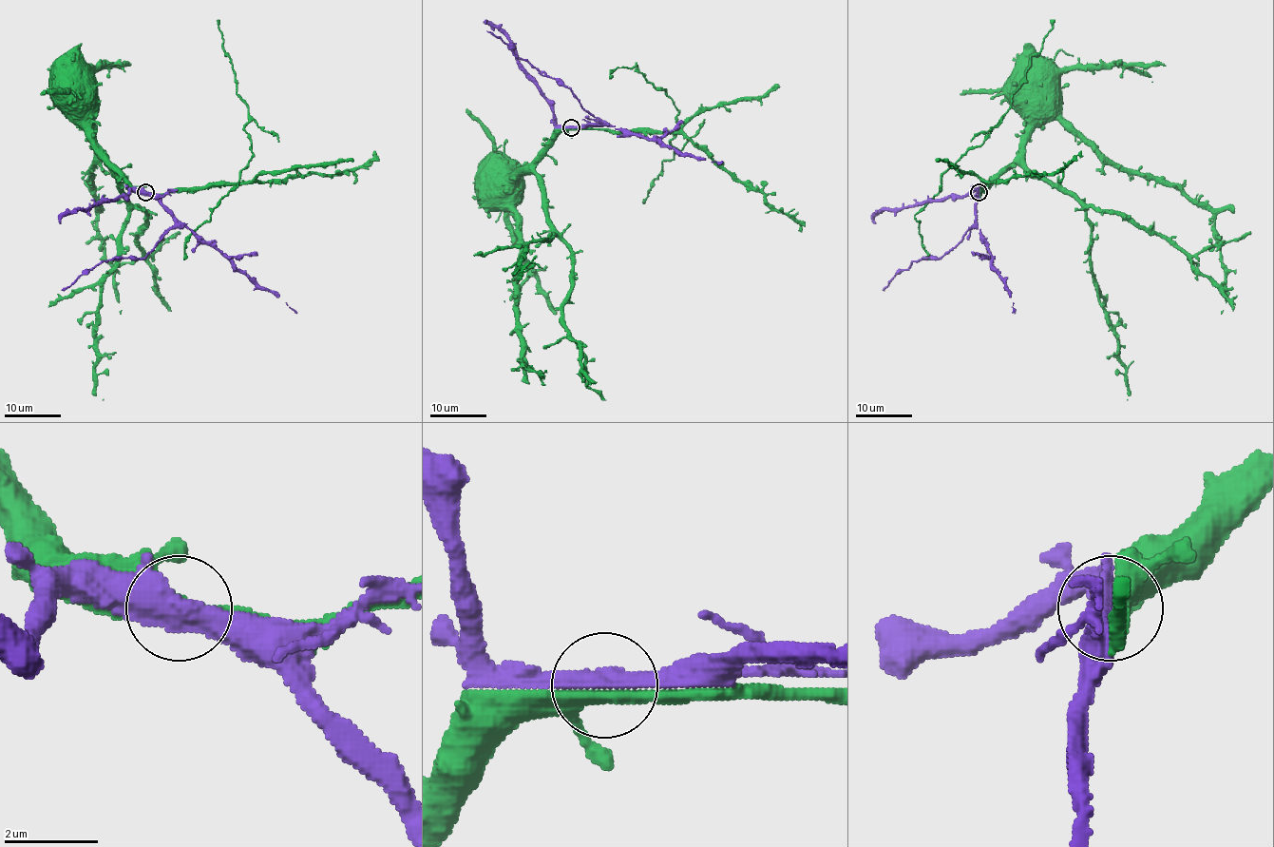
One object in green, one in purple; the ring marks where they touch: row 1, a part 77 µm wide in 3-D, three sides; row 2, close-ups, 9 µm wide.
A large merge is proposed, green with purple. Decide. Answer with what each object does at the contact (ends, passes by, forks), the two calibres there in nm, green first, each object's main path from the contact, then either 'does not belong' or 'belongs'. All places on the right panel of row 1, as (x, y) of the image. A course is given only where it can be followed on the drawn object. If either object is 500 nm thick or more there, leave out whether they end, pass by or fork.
green passes by; purple forks; calibres 420 and 360 nm; course green (980, 192), (1043, 122), (1066, 122), (1103, 155), (1162, 177), (1212, 215), (1226, 268), (1221, 314); course purple (979, 192), (975, 224), (958, 244), (939, 259), (914, 261), (883, 289); belongs

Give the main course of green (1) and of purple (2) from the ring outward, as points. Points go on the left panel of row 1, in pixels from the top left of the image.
1: (145, 192), (139, 192), (107, 160), (86, 122), (98, 239), (104, 259), (113, 268), (121, 314)
2: (145, 192), (173, 218), (174, 224), (142, 259), (102, 261), (61, 289)

